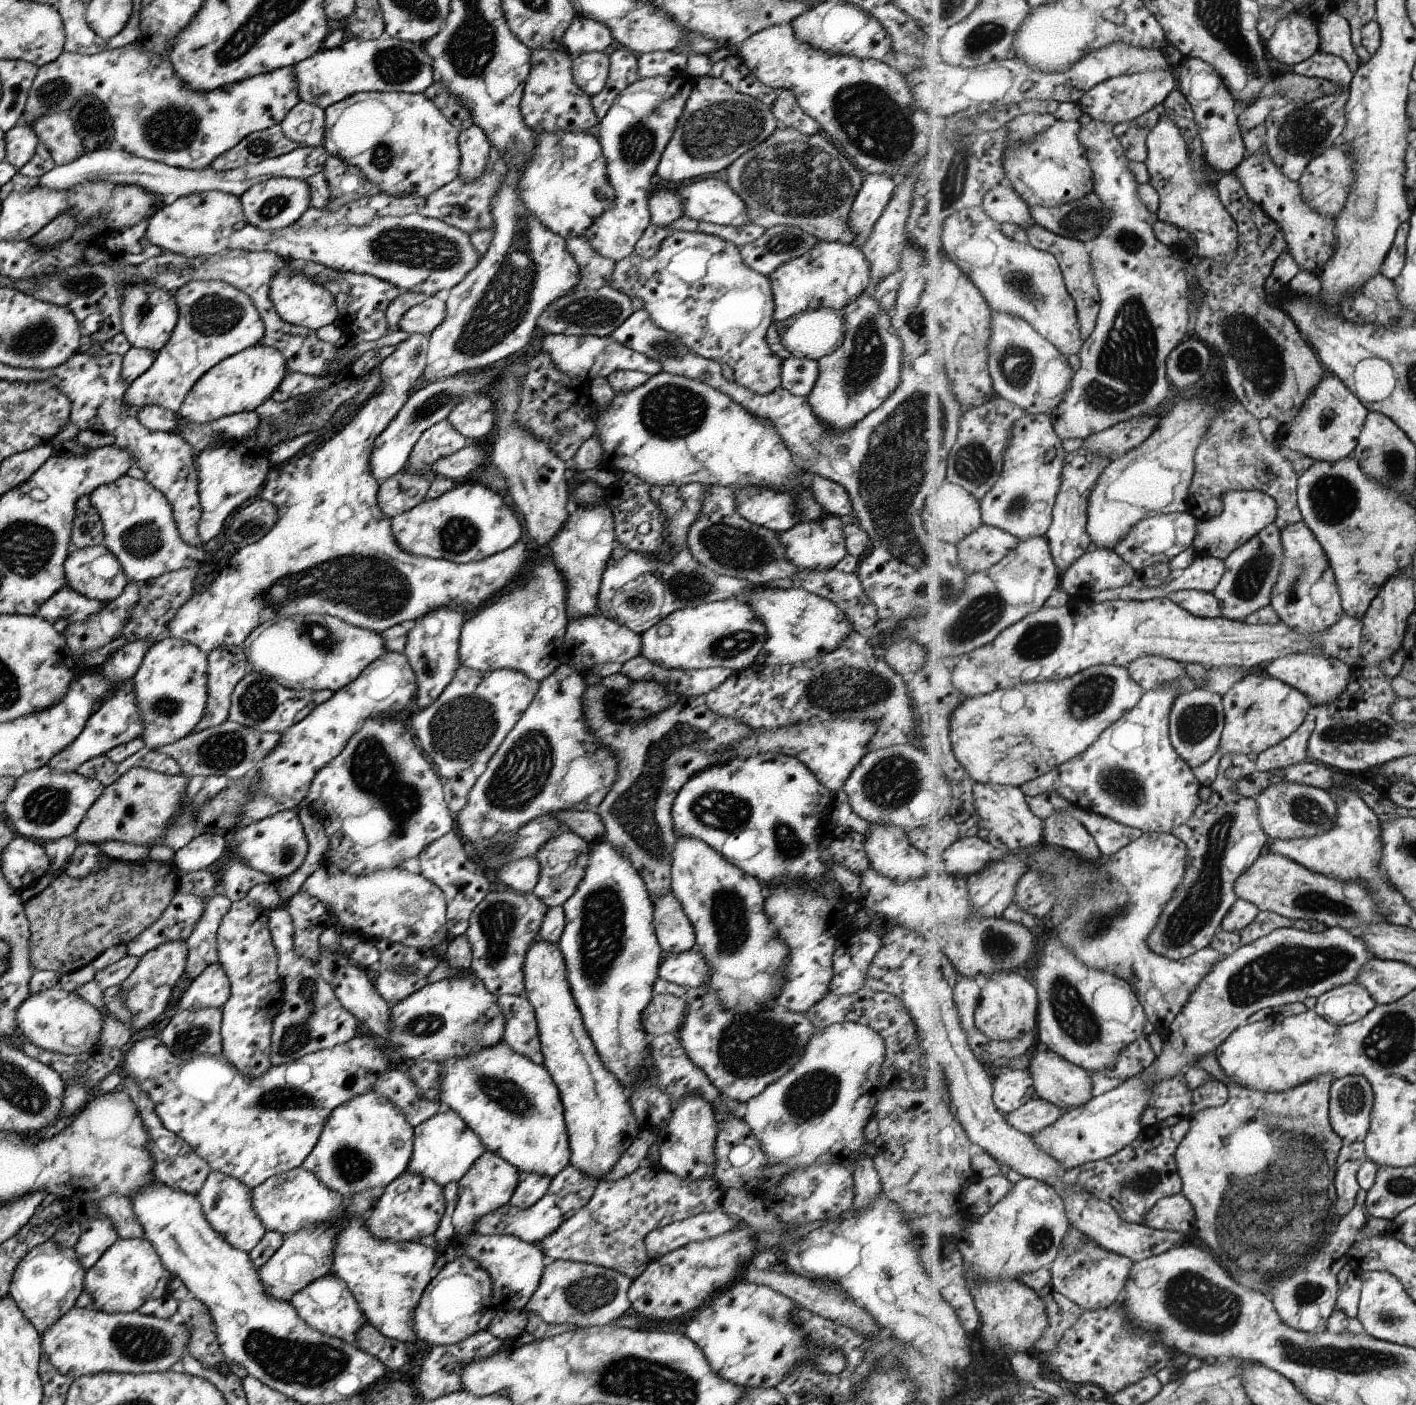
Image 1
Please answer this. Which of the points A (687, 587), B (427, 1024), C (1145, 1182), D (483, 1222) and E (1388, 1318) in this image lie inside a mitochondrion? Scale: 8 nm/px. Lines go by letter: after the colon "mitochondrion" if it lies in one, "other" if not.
A: mitochondrion
B: mitochondrion
C: mitochondrion
D: other
E: mitochondrion

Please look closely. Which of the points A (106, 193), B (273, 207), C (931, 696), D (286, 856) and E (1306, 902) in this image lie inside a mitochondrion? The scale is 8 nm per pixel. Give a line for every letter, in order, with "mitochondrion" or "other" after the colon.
A: other
B: mitochondrion
C: other
D: mitochondrion
E: mitochondrion

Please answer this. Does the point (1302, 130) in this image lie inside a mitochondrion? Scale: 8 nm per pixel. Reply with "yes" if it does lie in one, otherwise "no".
yes

